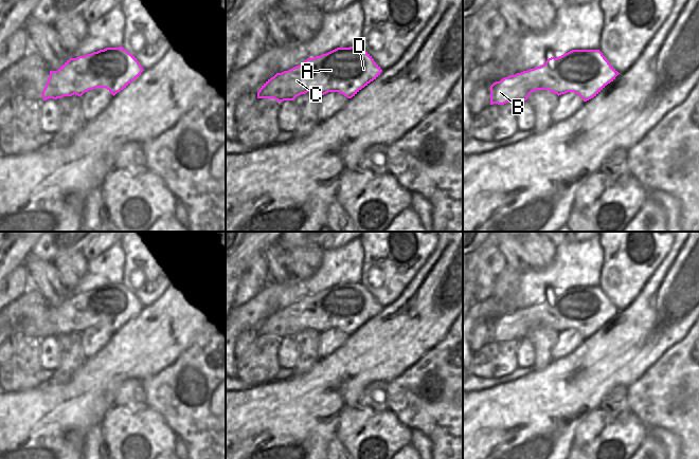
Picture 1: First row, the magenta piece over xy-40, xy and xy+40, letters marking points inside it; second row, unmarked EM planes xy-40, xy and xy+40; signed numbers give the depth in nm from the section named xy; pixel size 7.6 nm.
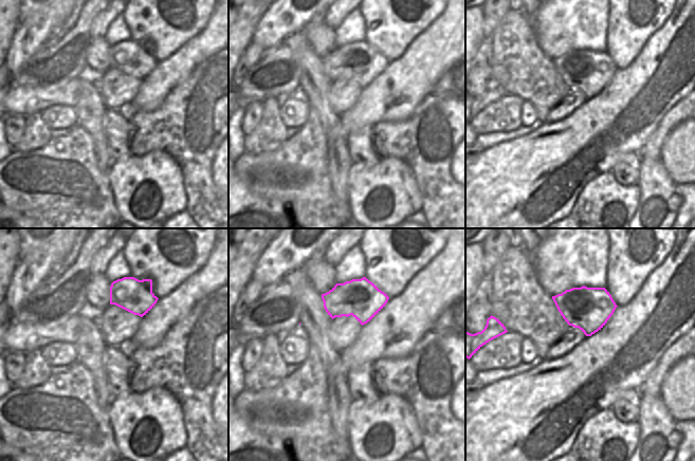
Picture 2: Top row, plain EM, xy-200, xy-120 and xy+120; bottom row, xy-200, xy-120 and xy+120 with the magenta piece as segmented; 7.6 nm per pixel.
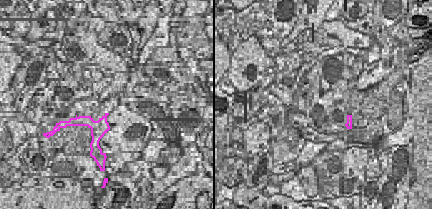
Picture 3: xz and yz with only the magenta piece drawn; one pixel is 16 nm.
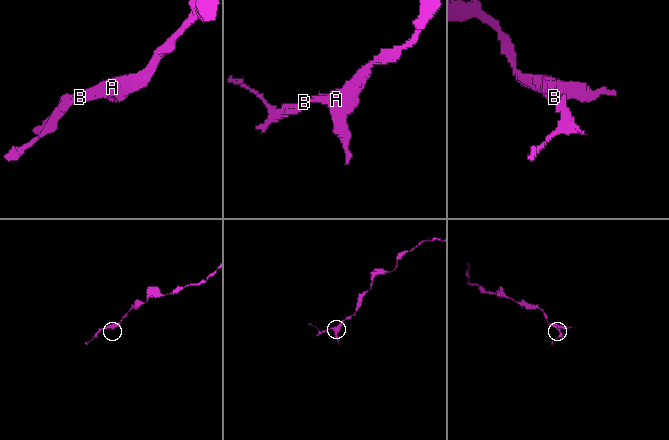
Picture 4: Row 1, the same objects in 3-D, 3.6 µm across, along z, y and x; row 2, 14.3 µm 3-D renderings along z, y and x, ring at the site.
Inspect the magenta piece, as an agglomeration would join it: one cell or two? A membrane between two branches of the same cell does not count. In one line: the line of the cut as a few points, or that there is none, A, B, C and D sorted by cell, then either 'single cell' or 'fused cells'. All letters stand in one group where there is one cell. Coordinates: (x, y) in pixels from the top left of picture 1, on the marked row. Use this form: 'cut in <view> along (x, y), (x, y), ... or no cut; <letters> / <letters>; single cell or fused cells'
no cut; A B C D; single cell

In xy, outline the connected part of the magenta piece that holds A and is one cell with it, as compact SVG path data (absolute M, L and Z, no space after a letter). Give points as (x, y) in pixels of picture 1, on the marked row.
M361 45L337 48L326 54L307 58L288 71L276 73L262 86L257 98L273 98L282 103L293 100L307 92L320 96L339 92L352 98L381 72Z

